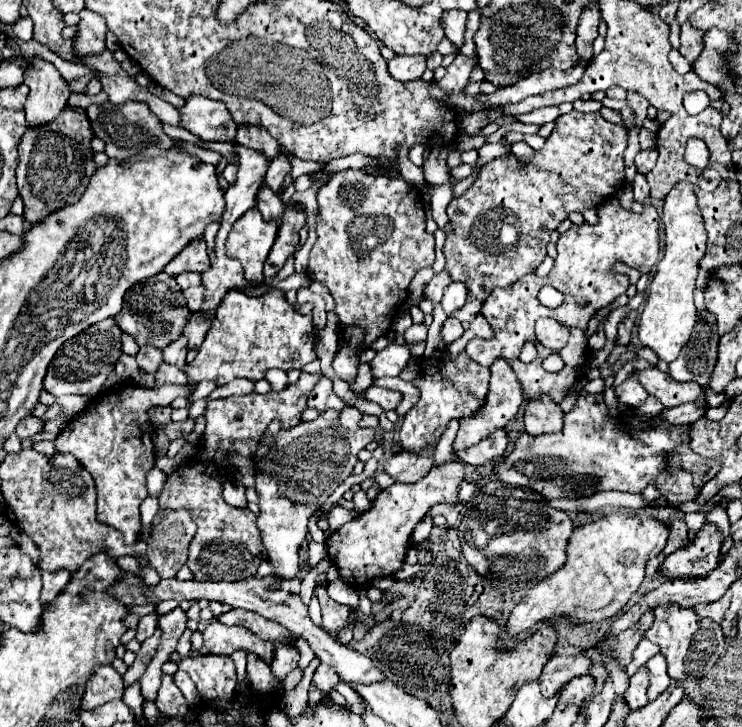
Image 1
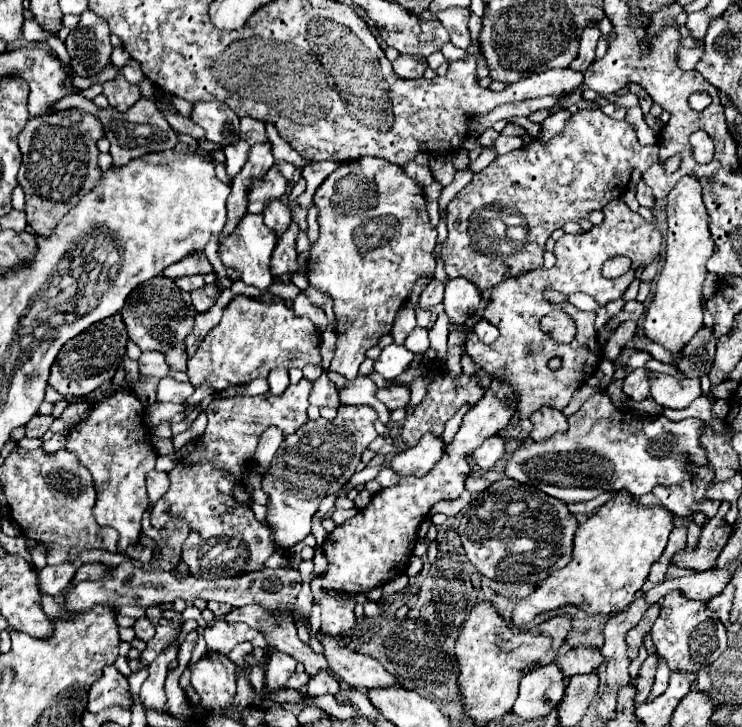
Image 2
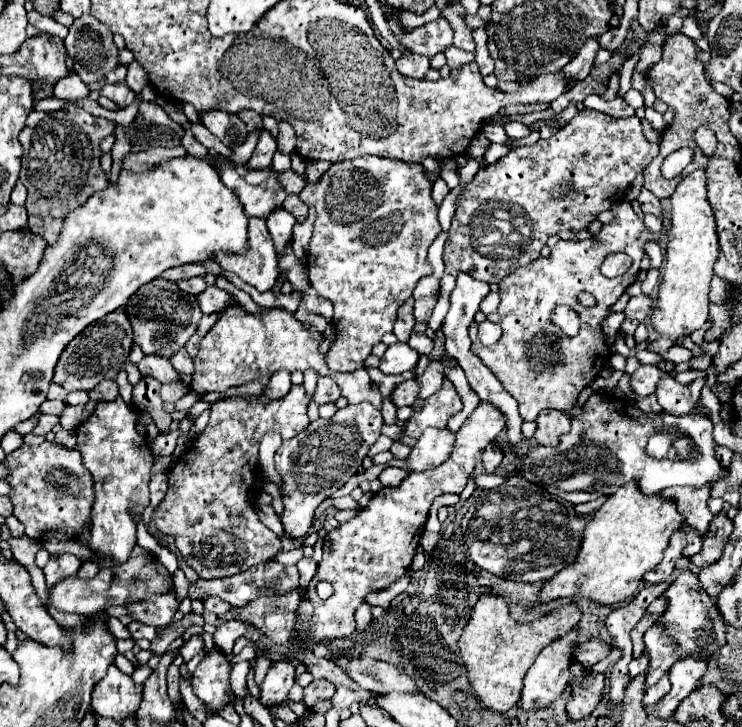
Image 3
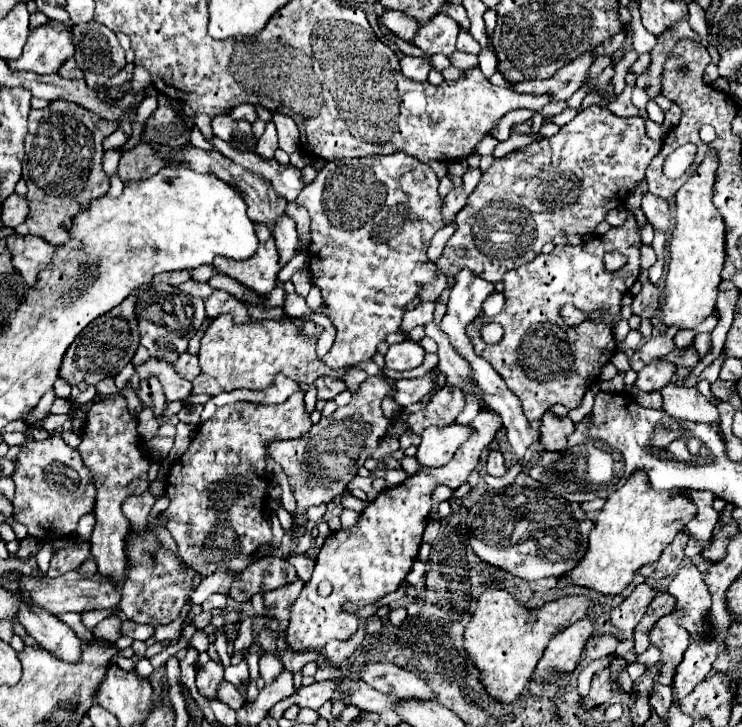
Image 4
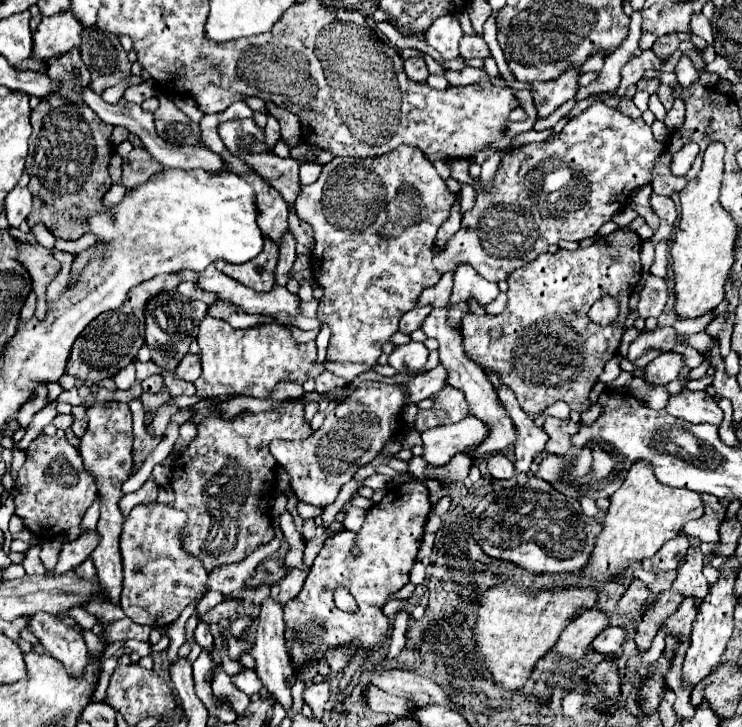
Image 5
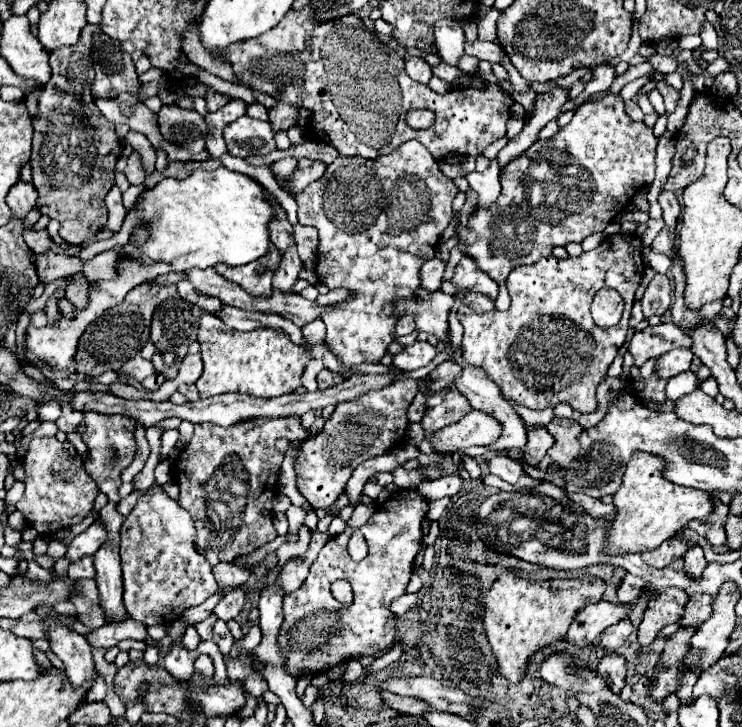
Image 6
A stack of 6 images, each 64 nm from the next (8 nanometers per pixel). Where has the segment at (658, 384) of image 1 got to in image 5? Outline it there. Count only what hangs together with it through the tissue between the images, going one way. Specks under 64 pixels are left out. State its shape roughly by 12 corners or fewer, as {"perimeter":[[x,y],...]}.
{"perimeter":[[682,390],[666,410],[692,424],[720,426],[722,410],[706,392]]}

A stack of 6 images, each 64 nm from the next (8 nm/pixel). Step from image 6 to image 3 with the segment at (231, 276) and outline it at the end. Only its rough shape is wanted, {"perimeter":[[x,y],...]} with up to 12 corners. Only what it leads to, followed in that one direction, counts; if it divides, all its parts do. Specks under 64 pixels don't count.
{"perimeter":[[248,218],[248,252],[216,252],[222,270],[258,292],[278,280],[264,218]]}

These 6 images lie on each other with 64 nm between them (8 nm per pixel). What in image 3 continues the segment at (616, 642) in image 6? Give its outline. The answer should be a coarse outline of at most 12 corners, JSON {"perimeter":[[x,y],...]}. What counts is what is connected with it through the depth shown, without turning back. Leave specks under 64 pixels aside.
{"perimeter":[[588,640],[572,652],[584,670],[610,654],[608,642]]}

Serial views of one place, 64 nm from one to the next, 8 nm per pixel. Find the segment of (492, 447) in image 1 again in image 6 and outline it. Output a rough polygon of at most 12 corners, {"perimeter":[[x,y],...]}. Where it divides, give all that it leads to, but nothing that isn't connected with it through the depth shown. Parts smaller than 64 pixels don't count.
{"perimeter":[[496,454],[490,472],[508,484],[522,476],[522,464]]}

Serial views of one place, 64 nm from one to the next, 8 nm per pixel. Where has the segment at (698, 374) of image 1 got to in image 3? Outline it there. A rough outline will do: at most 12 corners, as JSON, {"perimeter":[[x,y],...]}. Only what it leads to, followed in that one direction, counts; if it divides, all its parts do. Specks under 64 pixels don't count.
{"perimeter":[[706,352],[692,356],[690,370],[708,370],[712,356]]}

